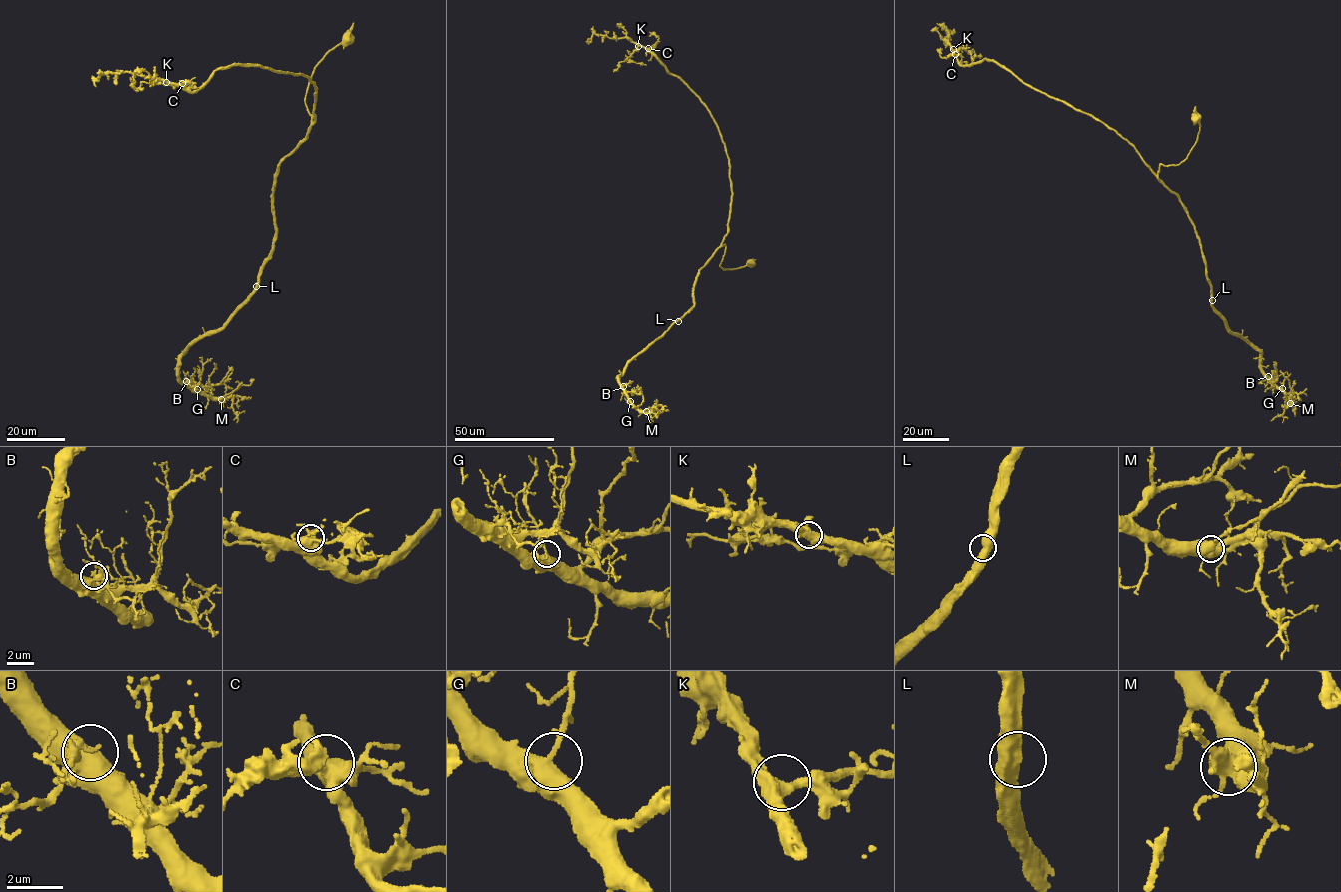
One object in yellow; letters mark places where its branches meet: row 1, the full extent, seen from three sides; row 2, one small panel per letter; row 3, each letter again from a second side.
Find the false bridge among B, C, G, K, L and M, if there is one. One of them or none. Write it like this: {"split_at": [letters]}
{"split_at": []}

